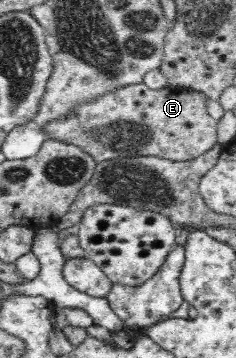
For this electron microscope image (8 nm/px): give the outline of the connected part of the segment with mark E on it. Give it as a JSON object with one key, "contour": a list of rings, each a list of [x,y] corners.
{"contour":[[[143,82],[123,86],[123,88],[117,88],[113,93],[109,93],[95,103],[81,104],[71,116],[47,124],[43,131],[47,133],[48,138],[63,139],[83,146],[83,149],[92,154],[97,162],[131,154],[188,161],[215,146],[218,121],[213,120],[208,113],[206,104],[211,99],[203,91],[174,85],[153,89]]]}

